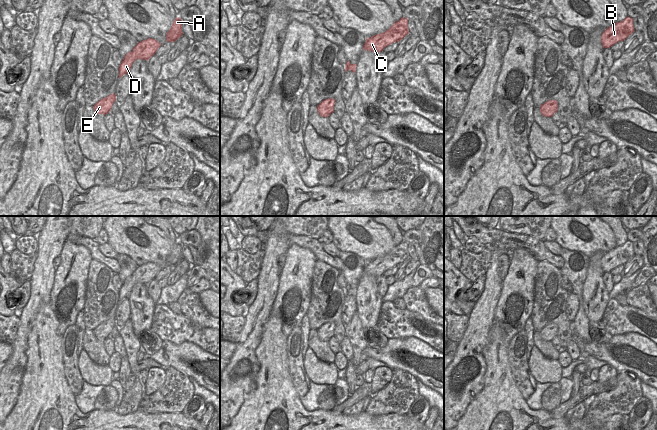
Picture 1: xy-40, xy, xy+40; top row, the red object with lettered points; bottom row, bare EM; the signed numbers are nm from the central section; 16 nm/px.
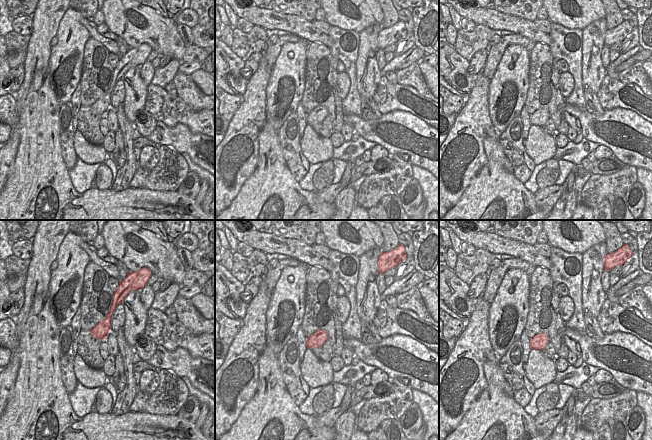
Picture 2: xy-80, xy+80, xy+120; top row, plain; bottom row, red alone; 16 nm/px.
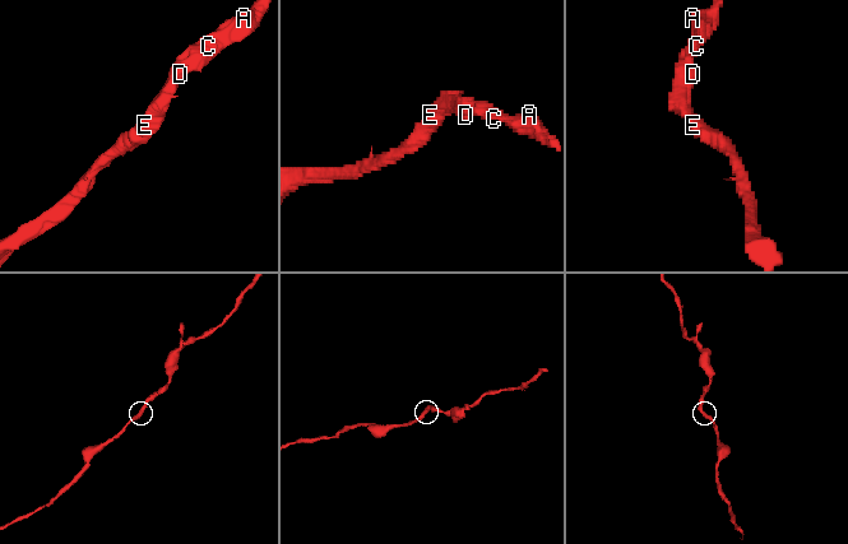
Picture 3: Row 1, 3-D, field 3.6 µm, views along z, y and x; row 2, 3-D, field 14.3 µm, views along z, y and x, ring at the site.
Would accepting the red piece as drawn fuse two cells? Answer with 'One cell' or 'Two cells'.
One cell

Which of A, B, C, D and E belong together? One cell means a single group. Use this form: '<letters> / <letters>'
A B C D E

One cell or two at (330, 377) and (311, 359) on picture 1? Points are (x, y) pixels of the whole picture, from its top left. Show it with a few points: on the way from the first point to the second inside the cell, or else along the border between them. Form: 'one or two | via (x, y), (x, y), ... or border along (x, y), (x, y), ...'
one | via (325, 373), (316, 364)

